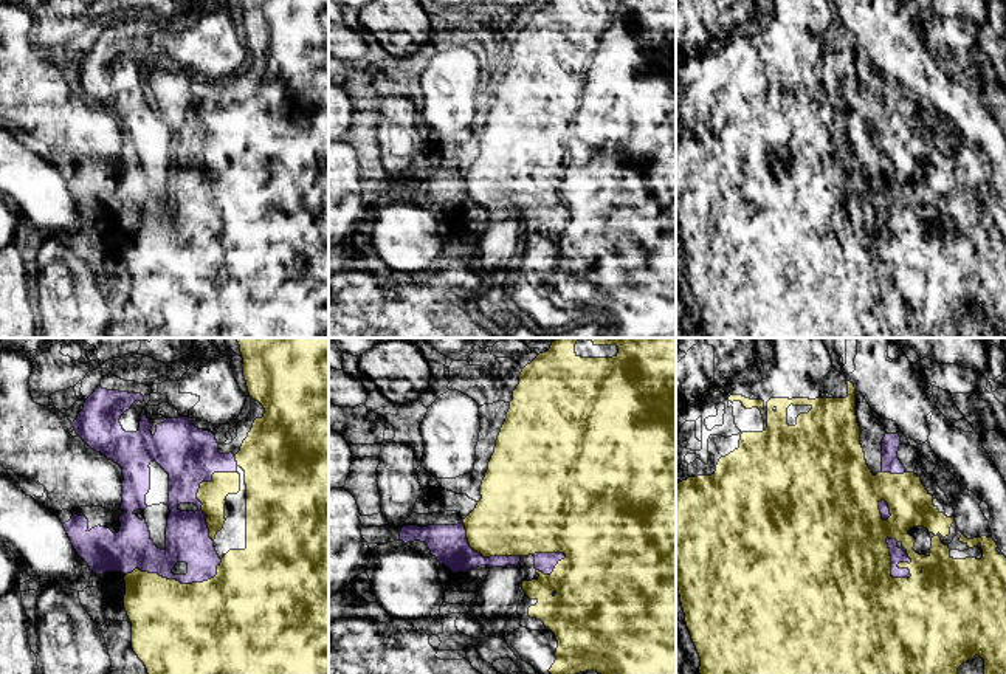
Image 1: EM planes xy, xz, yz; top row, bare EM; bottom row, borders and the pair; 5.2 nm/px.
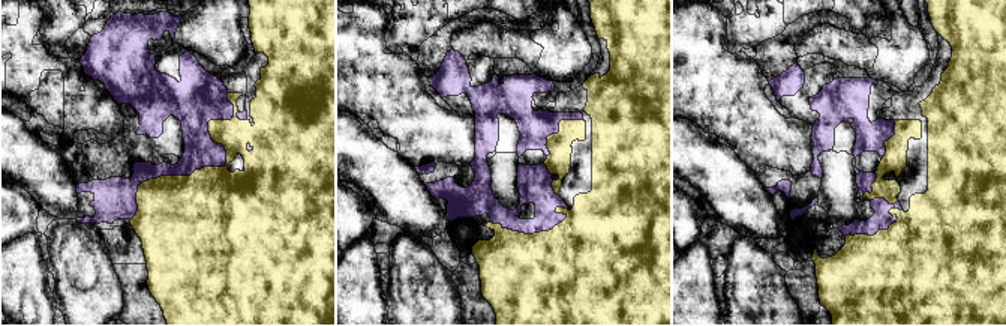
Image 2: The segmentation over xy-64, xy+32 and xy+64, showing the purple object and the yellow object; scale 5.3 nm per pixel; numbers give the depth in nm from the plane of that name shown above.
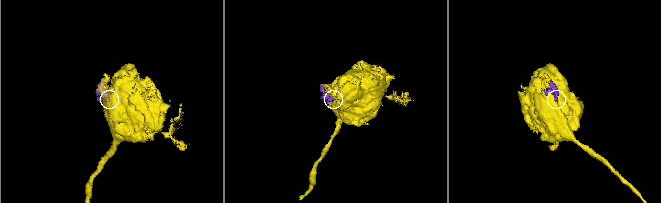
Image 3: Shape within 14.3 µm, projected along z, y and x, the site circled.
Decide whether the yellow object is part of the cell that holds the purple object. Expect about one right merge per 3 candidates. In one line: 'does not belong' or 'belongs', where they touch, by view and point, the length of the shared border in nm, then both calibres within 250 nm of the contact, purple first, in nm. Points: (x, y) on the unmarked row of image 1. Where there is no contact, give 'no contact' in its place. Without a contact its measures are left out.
belongs | yz (892, 217) | 260 nm | 80/500 nm

